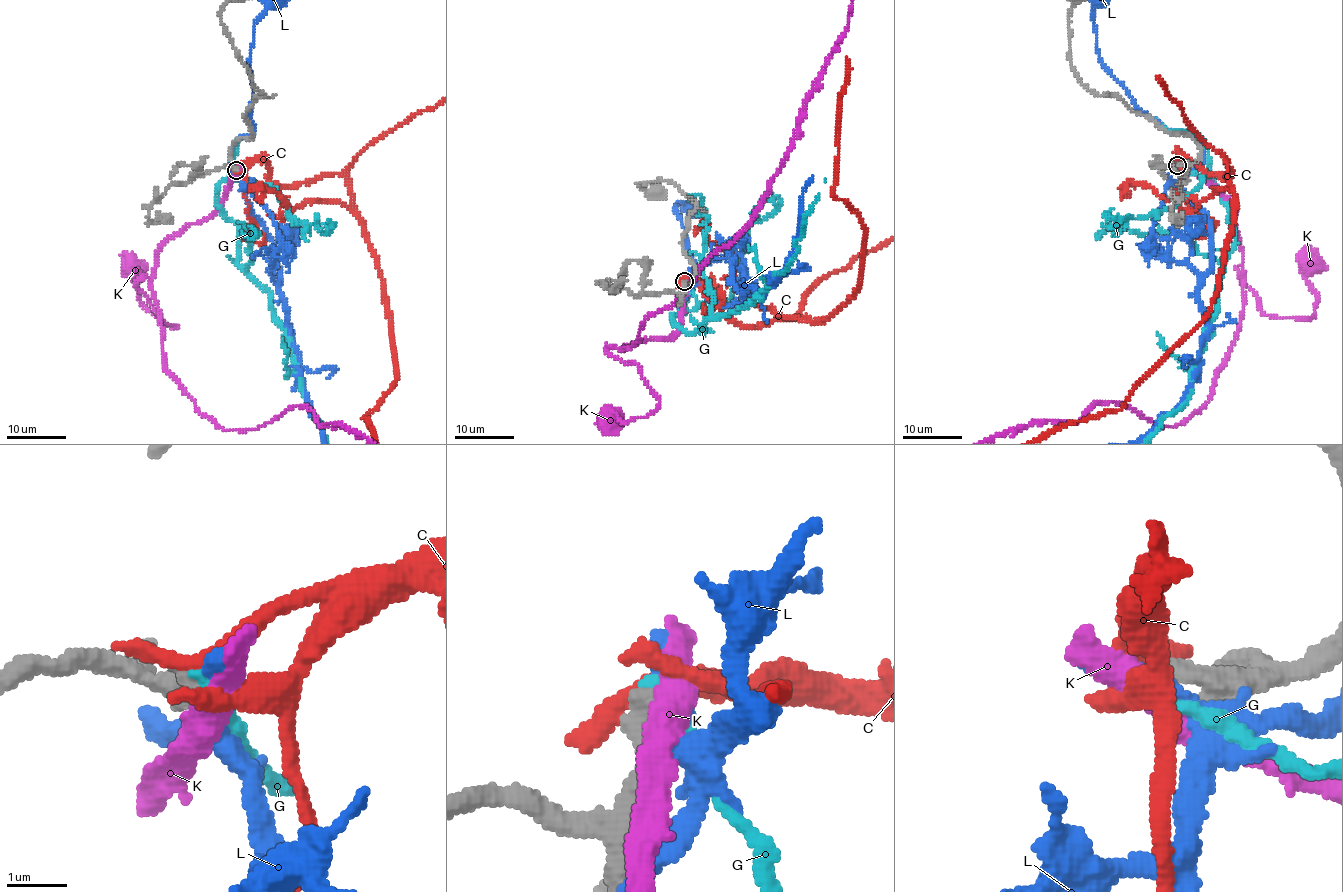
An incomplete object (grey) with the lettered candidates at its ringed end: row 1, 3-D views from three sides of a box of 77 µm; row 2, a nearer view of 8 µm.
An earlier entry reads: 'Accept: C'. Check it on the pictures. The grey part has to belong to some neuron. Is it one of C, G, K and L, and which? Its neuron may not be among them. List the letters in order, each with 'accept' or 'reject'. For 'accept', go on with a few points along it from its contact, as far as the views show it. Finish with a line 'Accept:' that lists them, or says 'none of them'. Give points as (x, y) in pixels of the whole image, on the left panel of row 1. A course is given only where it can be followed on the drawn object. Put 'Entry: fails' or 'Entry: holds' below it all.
C: reject
G: reject
K: reject
L: reject
Accept: none of them
Entry: fails

